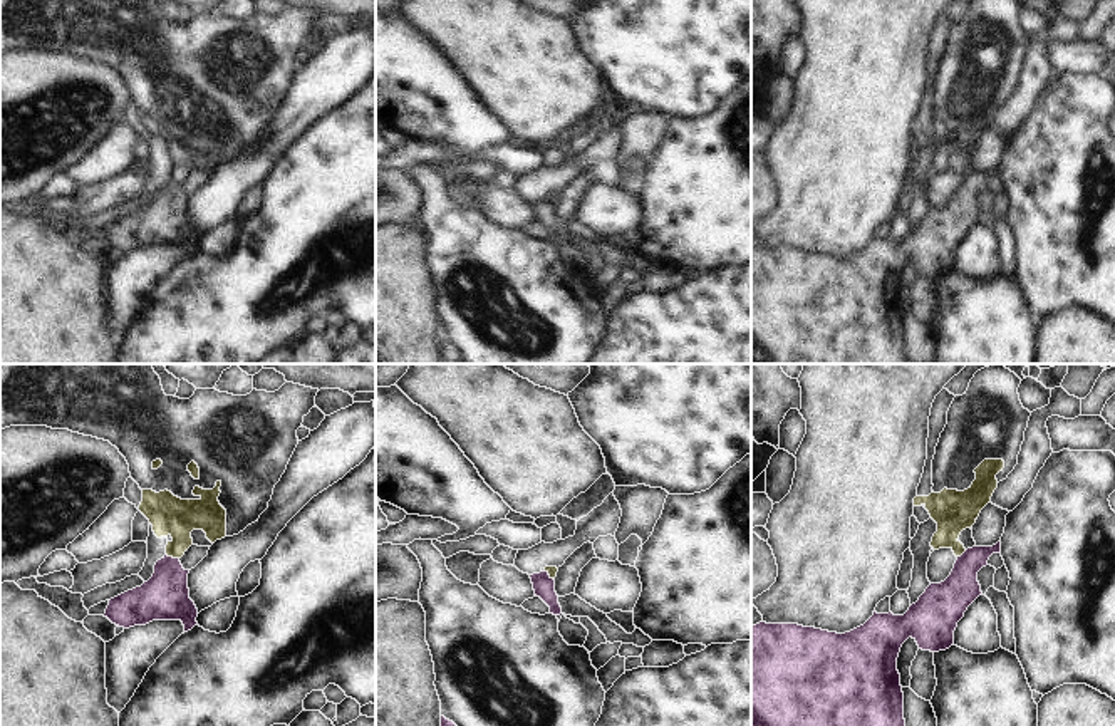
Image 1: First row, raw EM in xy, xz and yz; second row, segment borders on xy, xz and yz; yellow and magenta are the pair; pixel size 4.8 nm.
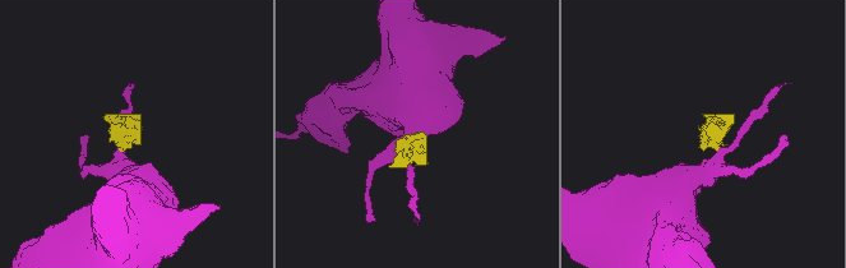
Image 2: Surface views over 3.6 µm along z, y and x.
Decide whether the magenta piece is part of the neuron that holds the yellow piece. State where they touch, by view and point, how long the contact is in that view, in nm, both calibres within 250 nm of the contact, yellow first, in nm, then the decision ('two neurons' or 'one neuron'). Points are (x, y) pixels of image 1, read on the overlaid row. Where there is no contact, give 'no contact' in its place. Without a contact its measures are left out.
contact xy (173, 557); length 70 nm; calibres 190 and 220 nm; two neurons

